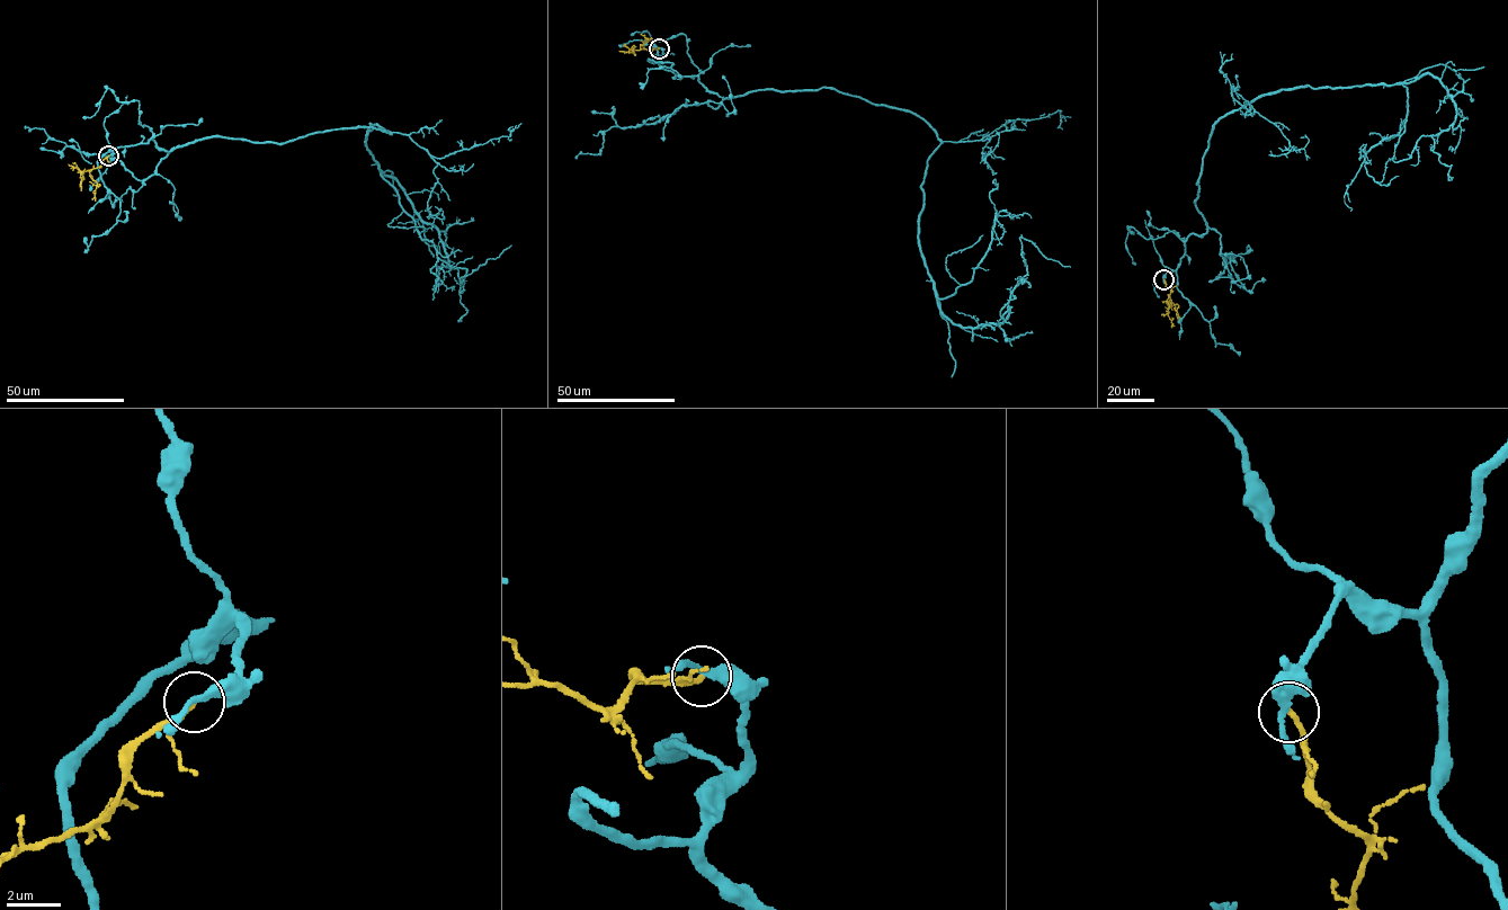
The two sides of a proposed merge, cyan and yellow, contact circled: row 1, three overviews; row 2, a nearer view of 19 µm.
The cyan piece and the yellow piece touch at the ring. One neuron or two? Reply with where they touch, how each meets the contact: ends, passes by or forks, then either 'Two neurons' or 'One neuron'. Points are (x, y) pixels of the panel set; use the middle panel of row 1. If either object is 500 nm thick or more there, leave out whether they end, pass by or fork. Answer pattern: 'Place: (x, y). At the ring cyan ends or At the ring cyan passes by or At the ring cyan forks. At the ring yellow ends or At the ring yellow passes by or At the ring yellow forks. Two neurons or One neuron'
Place: (659, 48). At the ring cyan passes by. At the ring yellow ends. Two neurons

